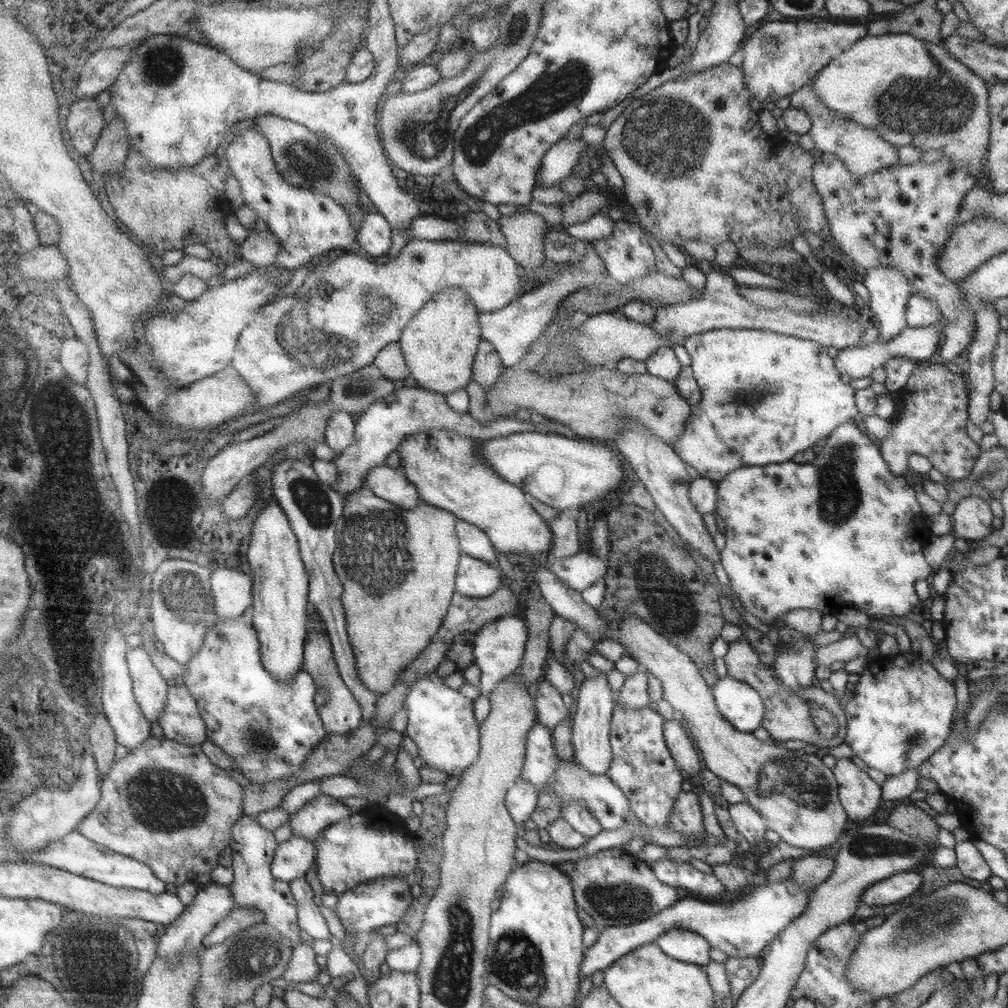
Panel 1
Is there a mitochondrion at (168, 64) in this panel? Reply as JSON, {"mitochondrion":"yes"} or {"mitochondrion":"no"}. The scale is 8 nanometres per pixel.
{"mitochondrion":"yes"}

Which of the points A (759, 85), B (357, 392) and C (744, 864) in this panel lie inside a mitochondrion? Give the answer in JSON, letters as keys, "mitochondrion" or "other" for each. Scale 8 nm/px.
{"A":"other","B":"mitochondrion","C":"other"}

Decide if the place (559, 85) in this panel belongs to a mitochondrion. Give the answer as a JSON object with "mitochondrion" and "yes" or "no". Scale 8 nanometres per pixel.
{"mitochondrion":"yes"}

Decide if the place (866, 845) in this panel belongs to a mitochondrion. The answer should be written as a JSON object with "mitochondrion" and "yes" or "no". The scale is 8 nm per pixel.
{"mitochondrion":"yes"}

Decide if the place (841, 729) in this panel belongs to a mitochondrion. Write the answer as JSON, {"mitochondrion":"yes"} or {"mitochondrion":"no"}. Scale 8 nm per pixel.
{"mitochondrion":"no"}

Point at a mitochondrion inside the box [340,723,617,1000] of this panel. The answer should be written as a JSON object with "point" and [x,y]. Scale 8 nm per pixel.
{"point":[515,961]}

